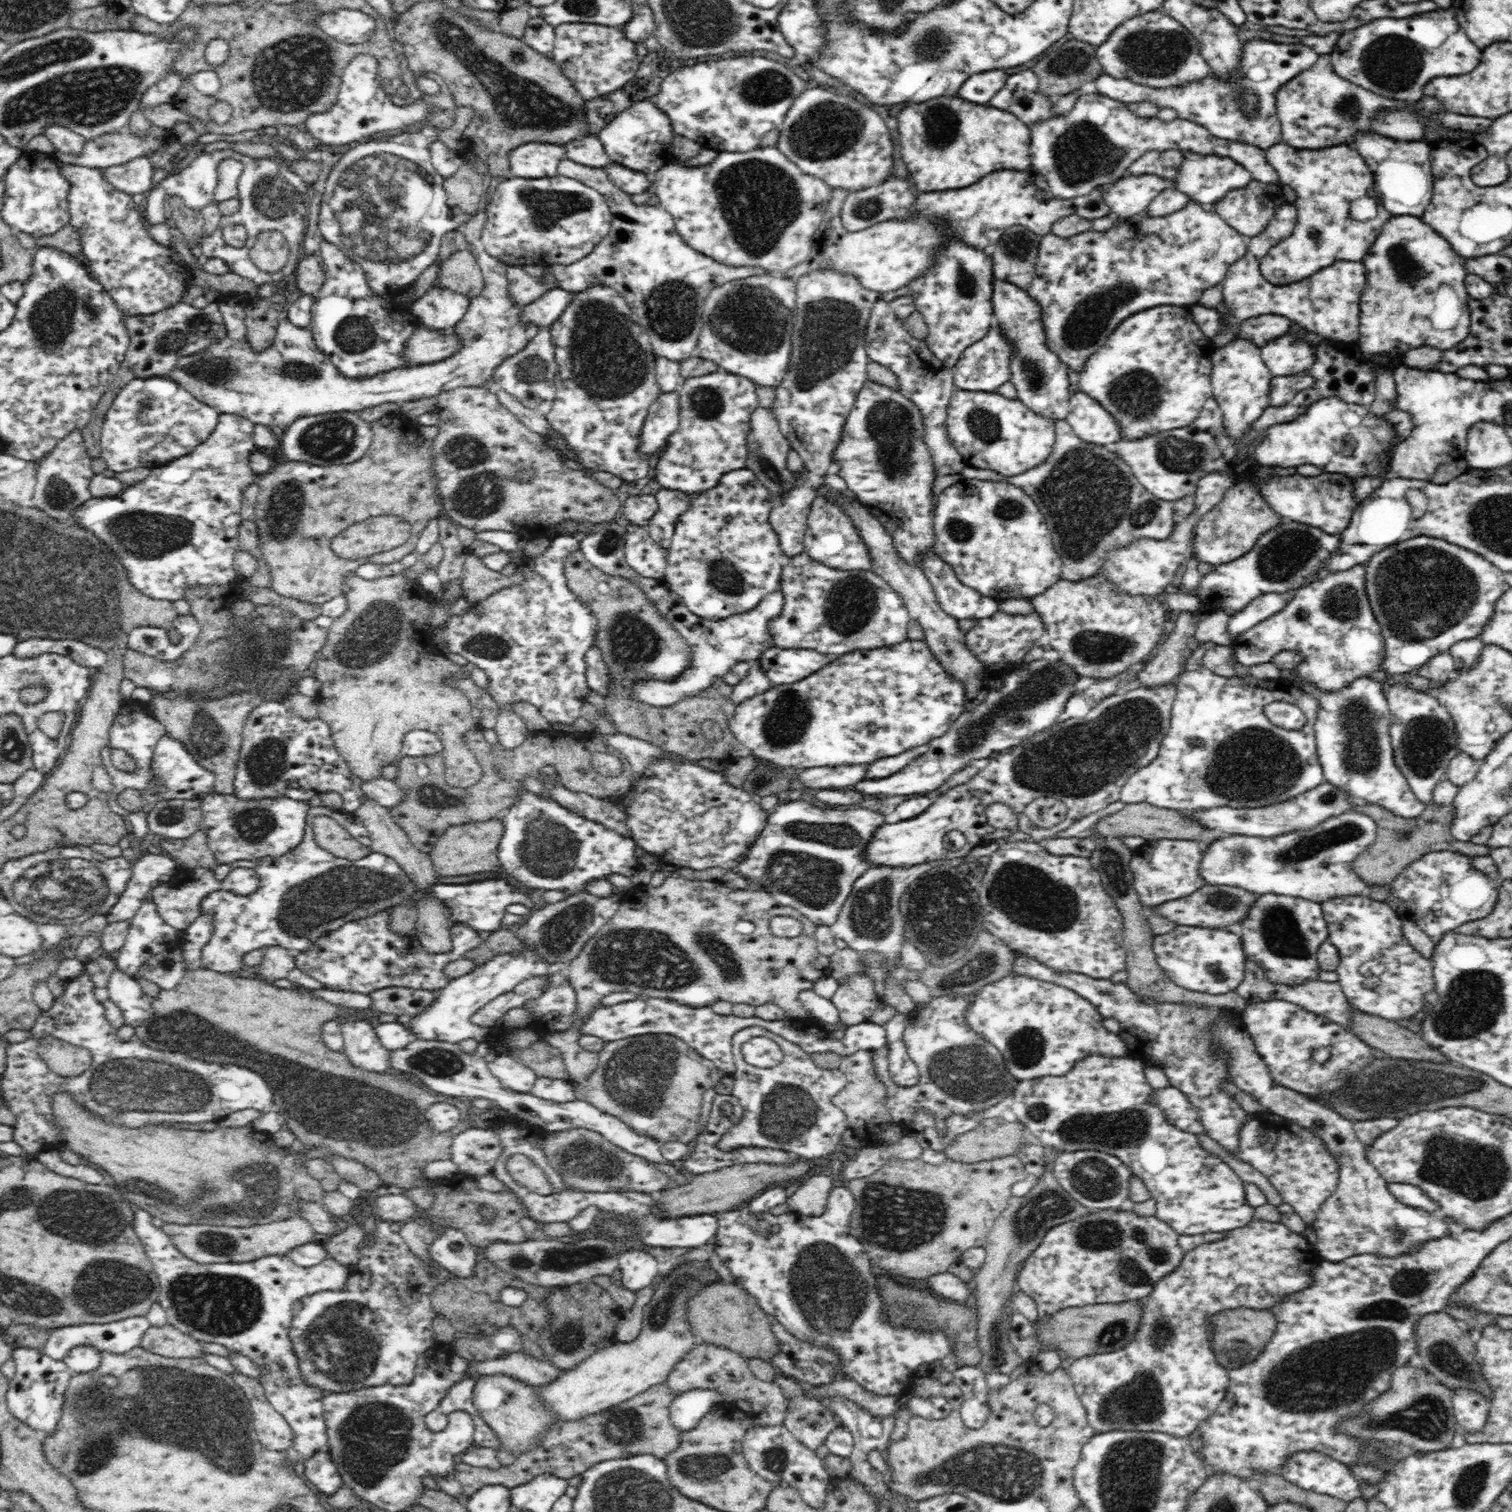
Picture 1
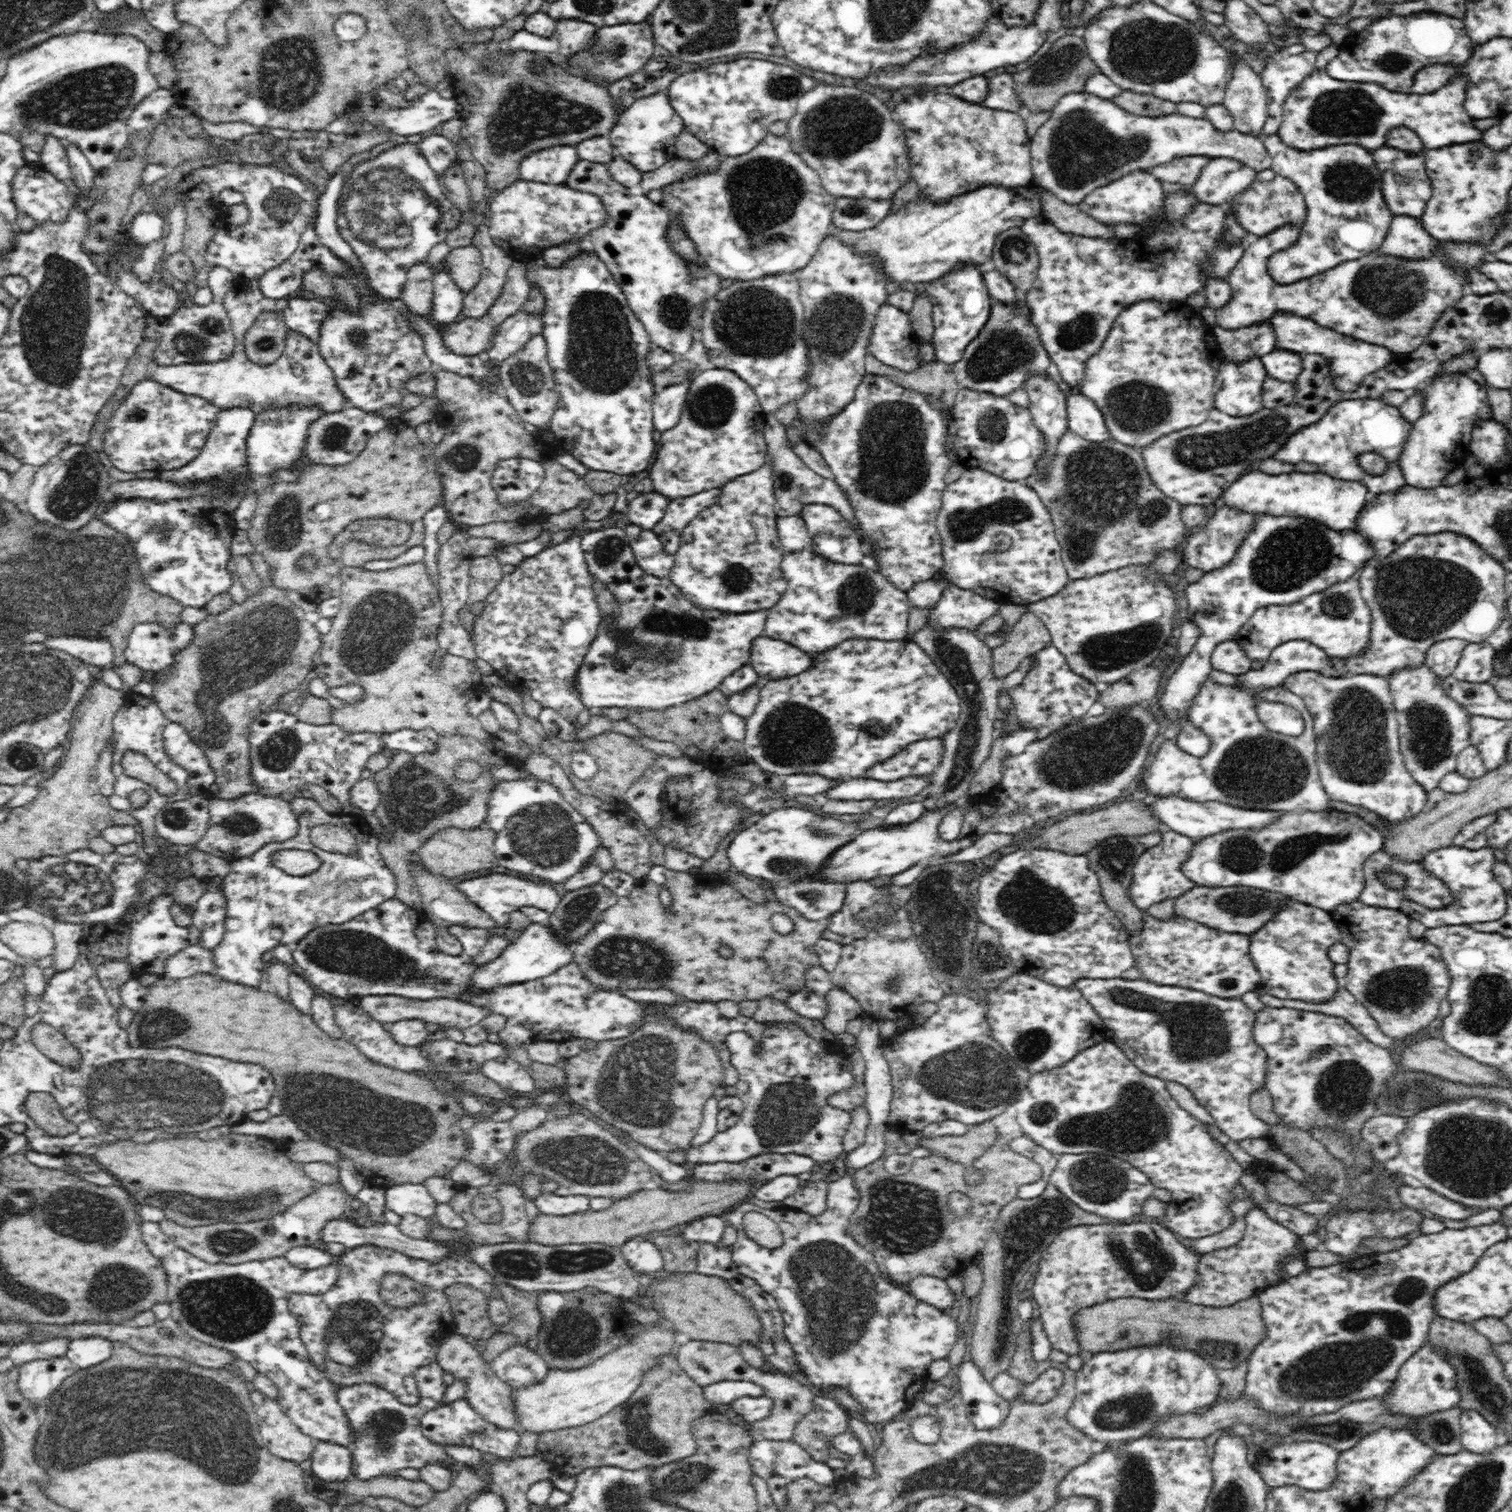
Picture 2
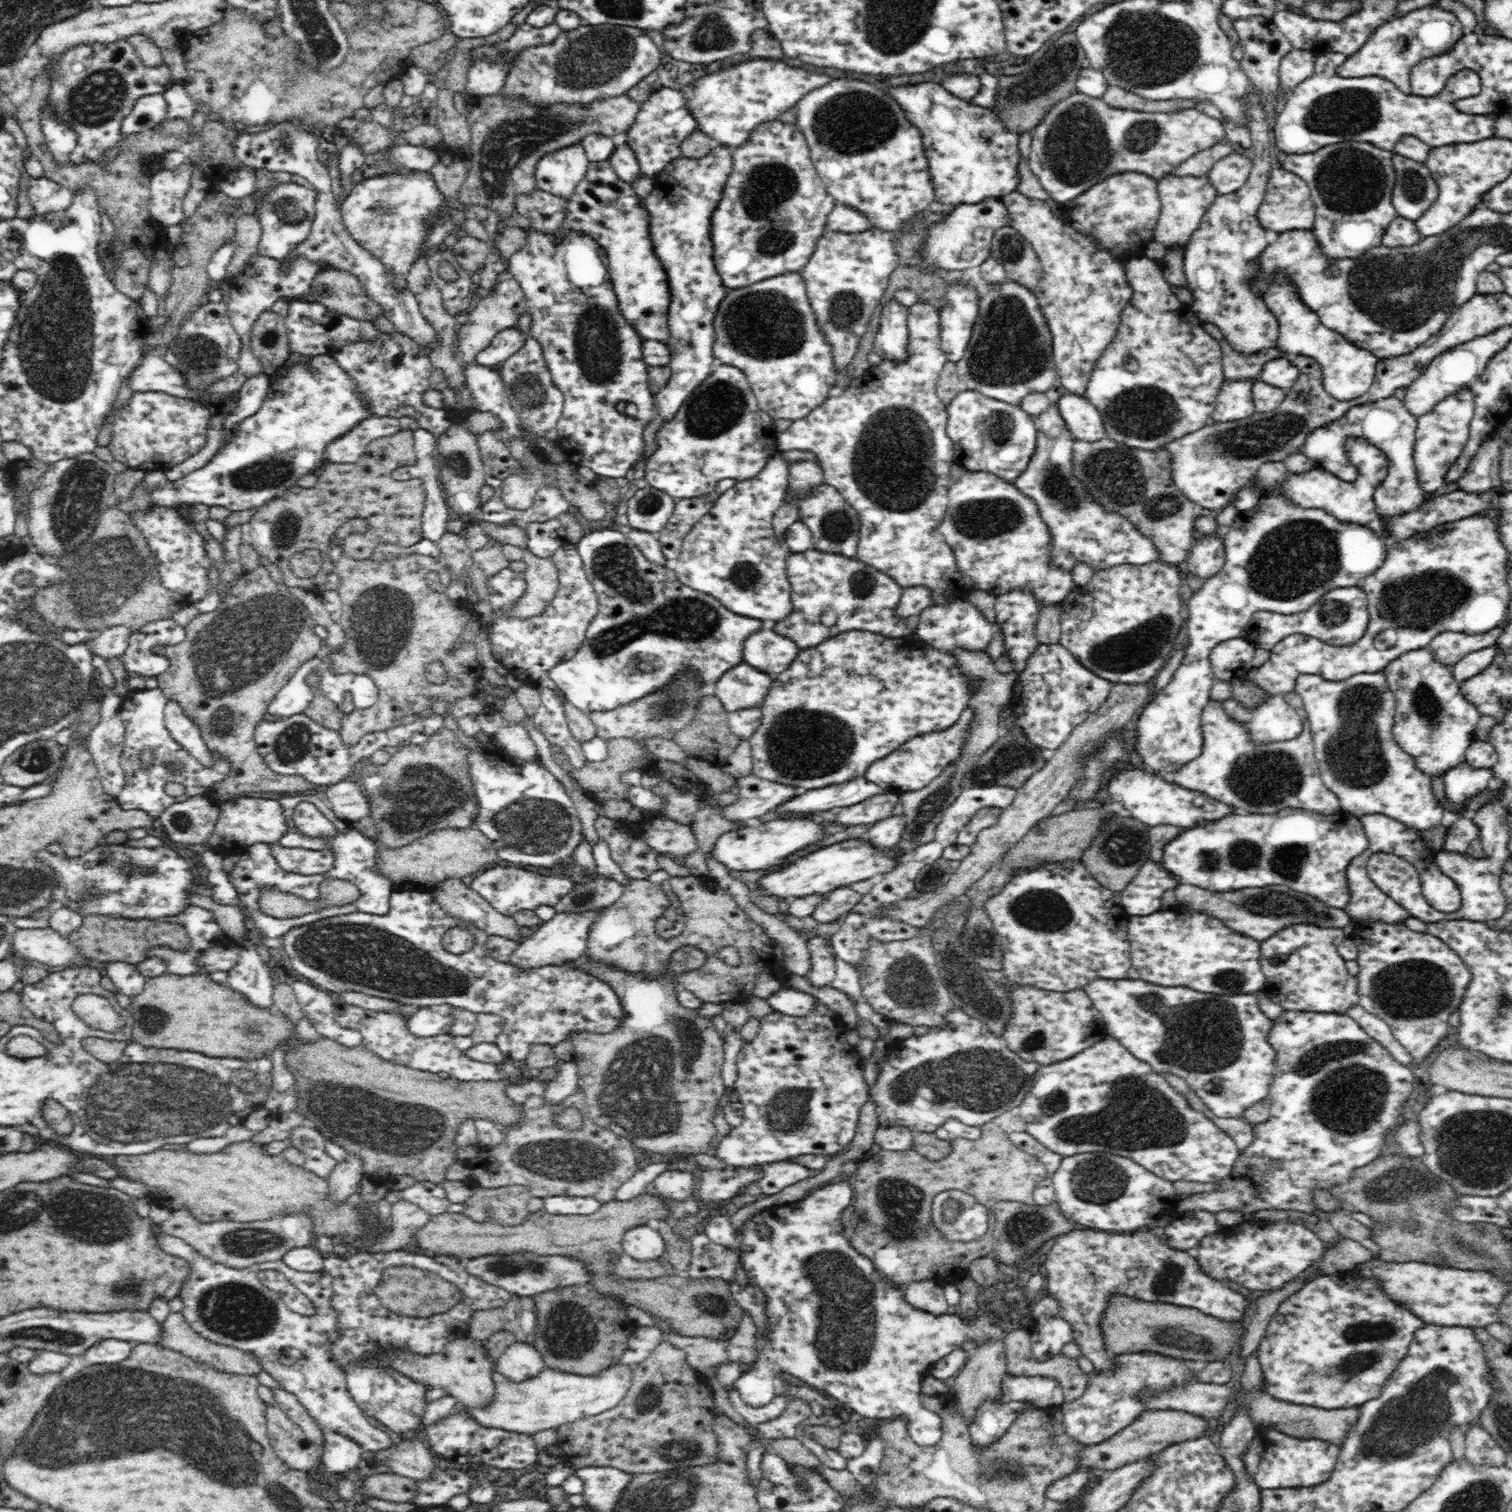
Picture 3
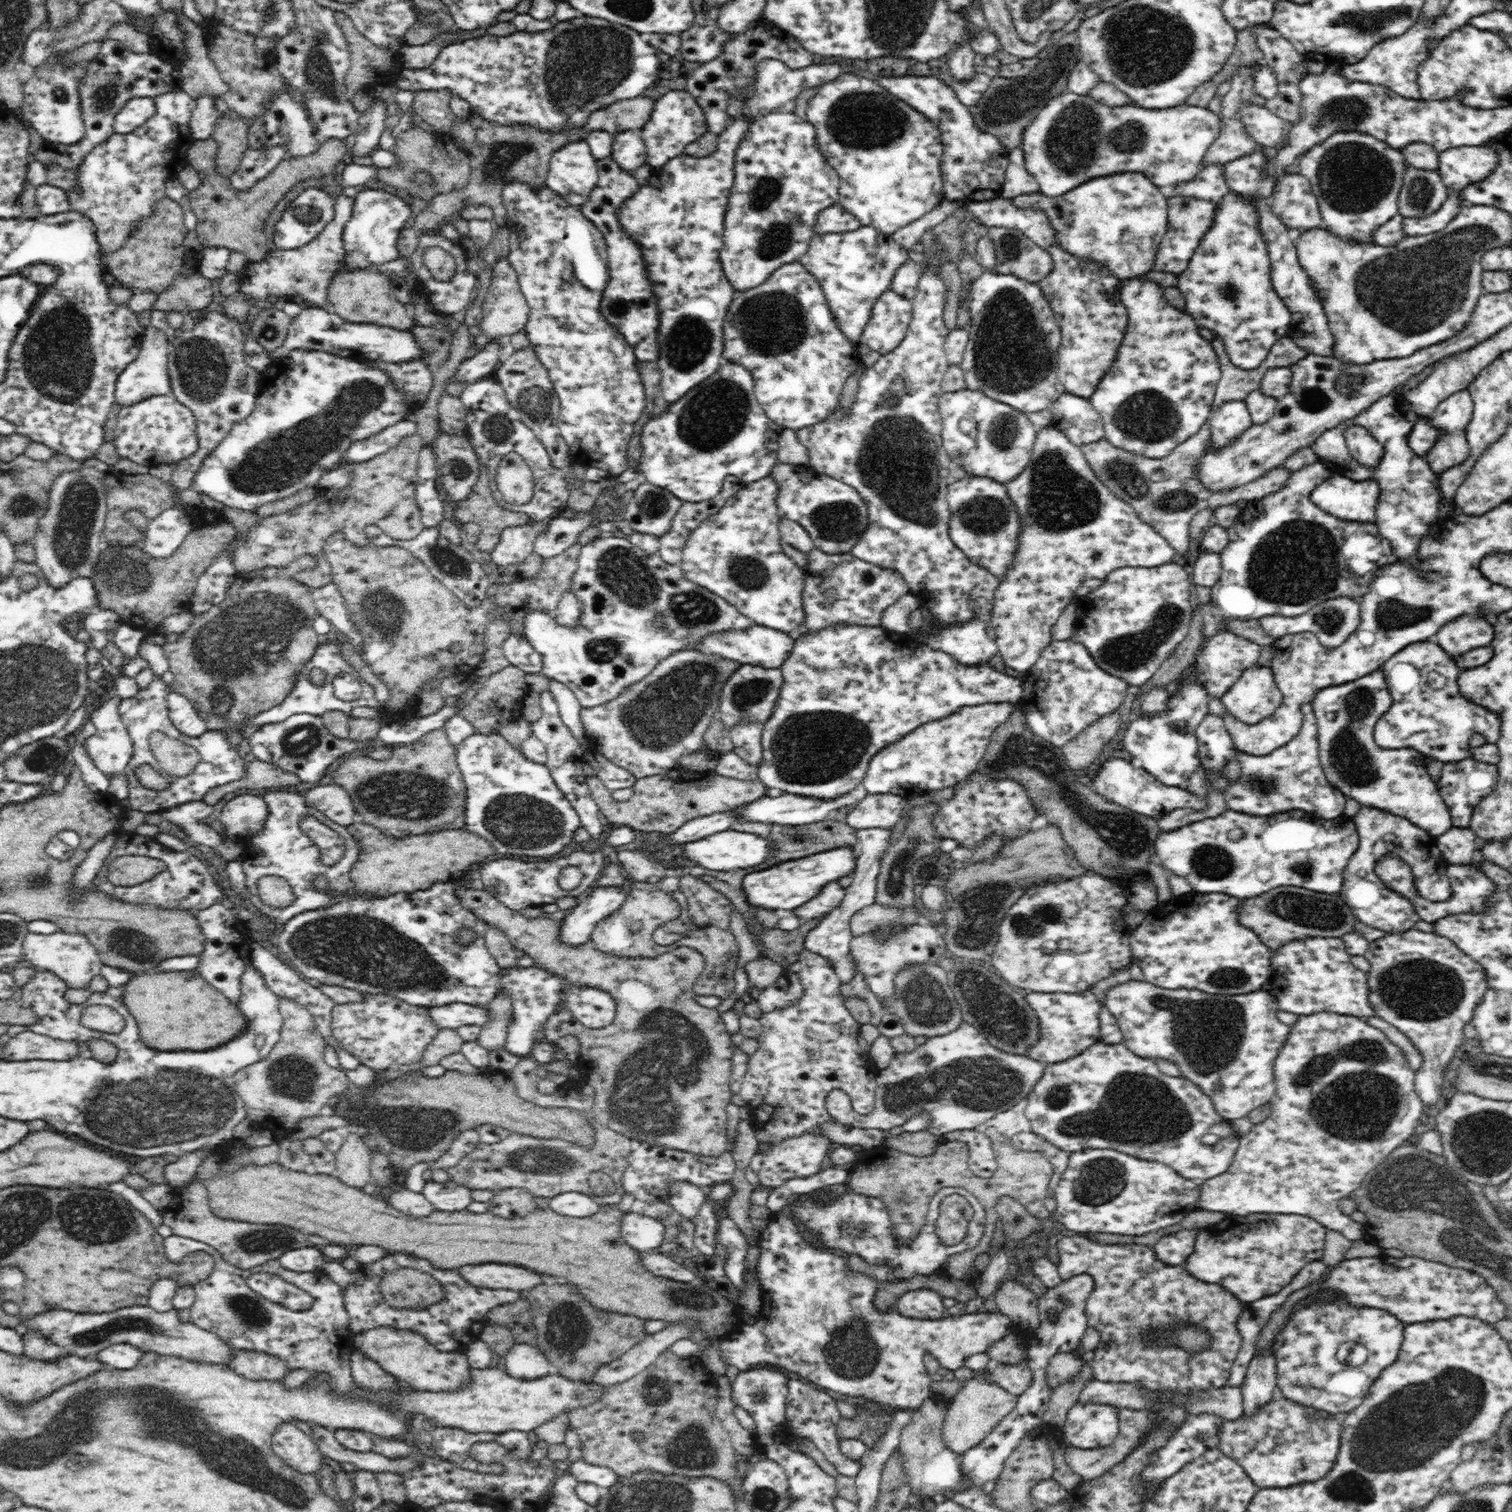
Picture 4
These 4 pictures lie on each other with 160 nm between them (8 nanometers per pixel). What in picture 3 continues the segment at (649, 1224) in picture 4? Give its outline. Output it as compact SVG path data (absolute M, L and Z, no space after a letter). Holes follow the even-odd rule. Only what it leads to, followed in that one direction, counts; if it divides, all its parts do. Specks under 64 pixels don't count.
M652 1225L637 1226L626 1231L621 1242L623 1252L637 1261L651 1261L662 1256L665 1244Z

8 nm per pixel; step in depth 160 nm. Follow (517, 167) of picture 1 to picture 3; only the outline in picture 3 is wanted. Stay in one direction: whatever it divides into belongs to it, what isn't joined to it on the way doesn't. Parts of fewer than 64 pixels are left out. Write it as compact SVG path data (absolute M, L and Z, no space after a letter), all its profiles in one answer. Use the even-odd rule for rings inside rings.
M578 143L548 153L534 168L536 186L550 194L569 199L589 166L584 147Z

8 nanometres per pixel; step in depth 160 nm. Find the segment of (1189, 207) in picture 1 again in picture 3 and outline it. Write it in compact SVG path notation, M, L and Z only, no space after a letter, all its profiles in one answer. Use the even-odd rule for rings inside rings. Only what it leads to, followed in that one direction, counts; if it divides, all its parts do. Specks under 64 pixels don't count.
M1017 190L1001 197L1001 200L1009 212L1009 226L1015 228L1033 246L1042 265L1042 276L1031 291L1037 296L1042 317L1048 323L1052 335L1054 365L1062 382L1062 392L1083 396L1094 365L1114 340L1120 324L1120 314L1133 295L1126 278L1126 261L1120 261L1109 250L1098 246L1090 236L1074 230L1070 223L1058 219L1042 200L1031 199Z

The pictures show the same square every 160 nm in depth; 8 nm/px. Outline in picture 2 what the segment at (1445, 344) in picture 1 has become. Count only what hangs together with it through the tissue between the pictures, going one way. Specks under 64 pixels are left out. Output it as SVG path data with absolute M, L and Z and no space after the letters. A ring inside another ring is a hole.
M1395 215L1377 252L1378 255L1388 255L1390 257L1416 261L1438 257L1456 275L1460 275L1464 279L1464 284L1468 284L1470 276L1468 270L1465 270L1465 266L1453 264L1443 254L1441 244L1442 241L1434 238L1429 232L1426 232L1426 229L1417 217Z

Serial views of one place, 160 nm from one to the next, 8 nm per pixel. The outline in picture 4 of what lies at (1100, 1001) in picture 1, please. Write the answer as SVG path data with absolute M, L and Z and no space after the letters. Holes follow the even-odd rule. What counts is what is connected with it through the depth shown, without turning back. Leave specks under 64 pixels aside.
M1130 980L1104 993L1106 996L1101 1004L1114 1015L1122 1033L1122 1043L1136 1056L1164 1059L1178 1065L1182 1076L1210 1097L1212 1106L1222 1119L1232 1121L1244 1118L1248 1112L1269 1103L1274 1096L1274 1063L1290 1032L1290 1025L1278 1020L1278 1005L1268 991L1261 989L1224 996L1186 988L1169 990L1145 981Z

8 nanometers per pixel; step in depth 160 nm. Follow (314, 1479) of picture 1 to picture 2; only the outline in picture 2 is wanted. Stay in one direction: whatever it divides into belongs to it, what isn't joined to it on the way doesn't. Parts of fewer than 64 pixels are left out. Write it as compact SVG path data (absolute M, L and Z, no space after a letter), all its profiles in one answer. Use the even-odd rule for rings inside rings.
M318 1441L311 1453L312 1473L321 1482L335 1484L348 1478L353 1470L350 1448L328 1441Z

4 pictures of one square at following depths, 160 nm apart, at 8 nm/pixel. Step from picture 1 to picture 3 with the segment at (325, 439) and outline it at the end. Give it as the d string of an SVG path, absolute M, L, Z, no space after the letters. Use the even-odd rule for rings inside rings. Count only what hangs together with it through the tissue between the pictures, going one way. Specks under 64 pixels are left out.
M376 415L364 418L349 432L332 440L324 448L326 462L334 464L350 464L358 460L368 445L374 440L393 436L401 430L400 420L392 417L377 417Z

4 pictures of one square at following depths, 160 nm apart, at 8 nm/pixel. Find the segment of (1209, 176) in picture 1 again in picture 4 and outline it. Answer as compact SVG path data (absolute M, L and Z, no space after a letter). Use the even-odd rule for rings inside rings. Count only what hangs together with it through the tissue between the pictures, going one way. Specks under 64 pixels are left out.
M1253 153L1249 156L1242 156L1237 160L1224 163L1222 173L1224 181L1230 190L1239 194L1255 194L1268 199L1272 192L1275 179L1265 178L1262 175L1264 170L1264 156L1261 153Z

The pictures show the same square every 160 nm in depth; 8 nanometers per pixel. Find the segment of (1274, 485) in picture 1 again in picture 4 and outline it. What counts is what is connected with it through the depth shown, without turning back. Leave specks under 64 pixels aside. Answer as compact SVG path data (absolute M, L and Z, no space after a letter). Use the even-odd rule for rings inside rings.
M1353 425L1351 428L1345 429L1343 436L1348 453L1355 462L1362 464L1362 467L1366 469L1375 469L1379 466L1384 456L1384 447L1369 435L1366 428ZM1333 473L1312 490L1310 497L1314 505L1340 520L1374 524L1381 488L1373 478L1358 482Z

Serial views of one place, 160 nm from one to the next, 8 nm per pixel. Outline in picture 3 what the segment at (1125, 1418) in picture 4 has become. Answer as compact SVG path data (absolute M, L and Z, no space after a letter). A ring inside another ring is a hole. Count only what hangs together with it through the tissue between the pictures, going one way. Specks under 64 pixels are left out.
M1160 1409L1143 1412L1130 1426L1117 1432L1104 1442L1086 1446L1080 1458L1080 1467L1098 1470L1100 1473L1113 1471L1122 1466L1141 1461L1171 1444L1208 1436L1210 1423L1206 1418L1184 1410Z

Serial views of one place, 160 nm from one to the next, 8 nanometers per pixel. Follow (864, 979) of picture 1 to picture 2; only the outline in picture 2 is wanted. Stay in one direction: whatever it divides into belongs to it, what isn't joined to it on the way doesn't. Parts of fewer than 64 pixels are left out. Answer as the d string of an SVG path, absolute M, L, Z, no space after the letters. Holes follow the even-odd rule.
M842 989L830 990L824 998L828 1003L828 1012L821 1021L834 1034L845 1032L851 1020L870 1016L849 992Z

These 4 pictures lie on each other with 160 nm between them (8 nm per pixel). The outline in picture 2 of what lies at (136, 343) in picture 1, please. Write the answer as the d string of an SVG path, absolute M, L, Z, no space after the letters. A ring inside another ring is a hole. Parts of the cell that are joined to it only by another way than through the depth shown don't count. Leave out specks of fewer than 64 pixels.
M209 266L202 271L203 283L211 288L214 298L212 302L206 306L195 305L193 302L187 302L180 305L170 316L157 317L154 315L146 316L146 326L142 330L143 340L156 340L157 345L152 350L152 361L160 366L172 366L185 363L204 363L219 362L227 360L228 356L234 350L236 344L235 333L232 330L230 319L228 318L226 309L224 308L224 299L228 292L233 291L239 284L238 277L228 268L224 266Z

